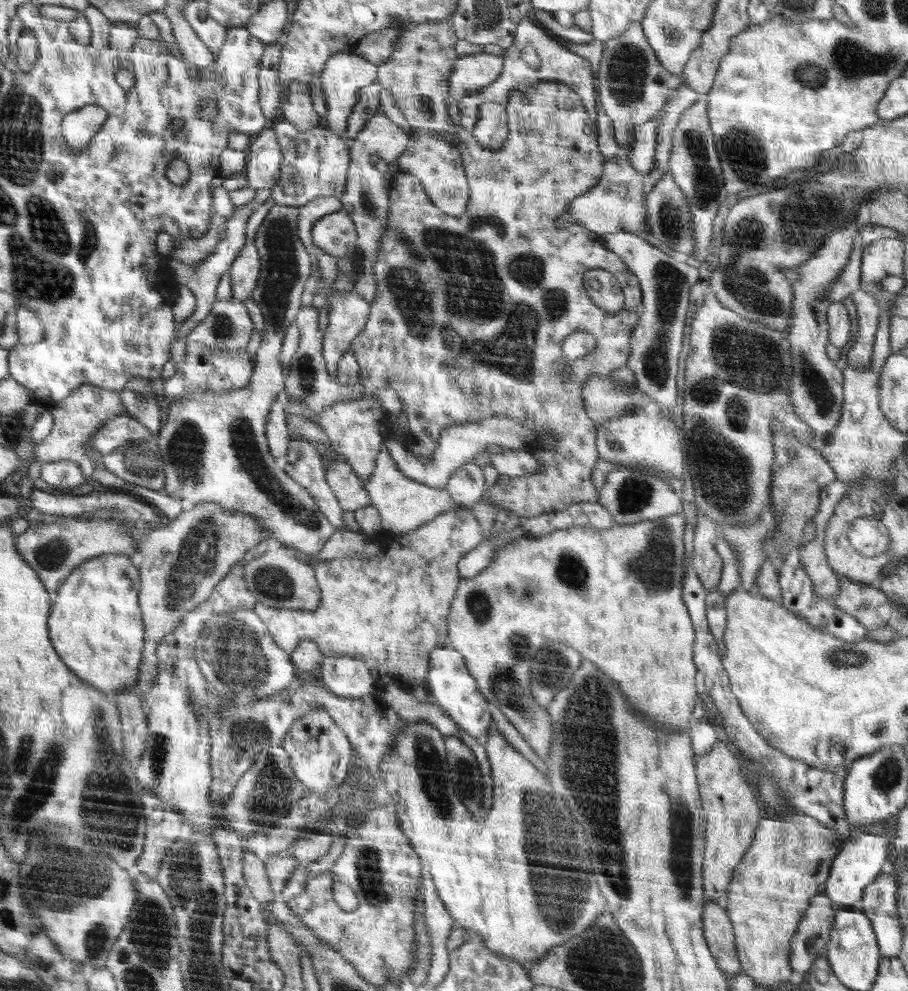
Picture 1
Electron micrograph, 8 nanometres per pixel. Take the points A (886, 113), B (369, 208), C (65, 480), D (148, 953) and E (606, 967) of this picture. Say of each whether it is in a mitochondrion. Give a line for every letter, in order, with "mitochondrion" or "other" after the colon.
A: other
B: mitochondrion
C: other
D: mitochondrion
E: mitochondrion

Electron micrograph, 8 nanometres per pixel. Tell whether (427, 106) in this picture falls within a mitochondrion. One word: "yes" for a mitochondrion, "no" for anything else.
no

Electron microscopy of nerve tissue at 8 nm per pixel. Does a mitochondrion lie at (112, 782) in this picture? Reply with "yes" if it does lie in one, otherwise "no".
yes

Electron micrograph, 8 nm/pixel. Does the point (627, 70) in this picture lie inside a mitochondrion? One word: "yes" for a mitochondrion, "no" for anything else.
yes

